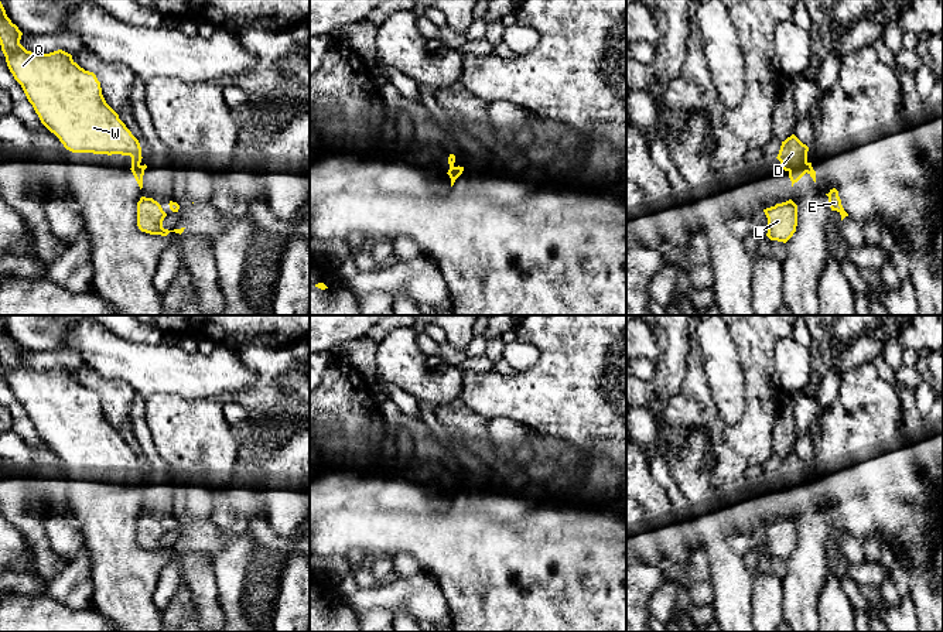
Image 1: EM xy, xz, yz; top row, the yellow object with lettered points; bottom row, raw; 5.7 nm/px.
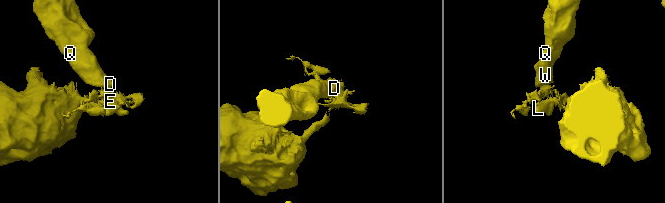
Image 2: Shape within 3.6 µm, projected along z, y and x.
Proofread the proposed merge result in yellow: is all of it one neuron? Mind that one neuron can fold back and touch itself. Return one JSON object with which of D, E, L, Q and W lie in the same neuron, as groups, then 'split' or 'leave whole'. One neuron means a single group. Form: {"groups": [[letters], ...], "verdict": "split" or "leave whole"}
{"groups": [["D", "Q", "W"], ["E", "L"]], "verdict": "split"}

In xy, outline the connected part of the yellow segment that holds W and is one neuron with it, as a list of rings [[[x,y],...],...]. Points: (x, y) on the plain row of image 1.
[[[0,318],[1,368],[10,389],[21,402],[41,440],[72,469],[130,472],[131,484],[139,484],[143,475],[140,460],[106,420],[96,392],[81,385],[72,372],[62,366],[49,370],[27,368],[20,361],[21,352]]]

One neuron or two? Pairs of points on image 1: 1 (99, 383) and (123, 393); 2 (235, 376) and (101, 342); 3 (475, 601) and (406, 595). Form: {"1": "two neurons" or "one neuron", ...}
{"1": "one neuron", "2": "one neuron", "3": "two neurons"}

